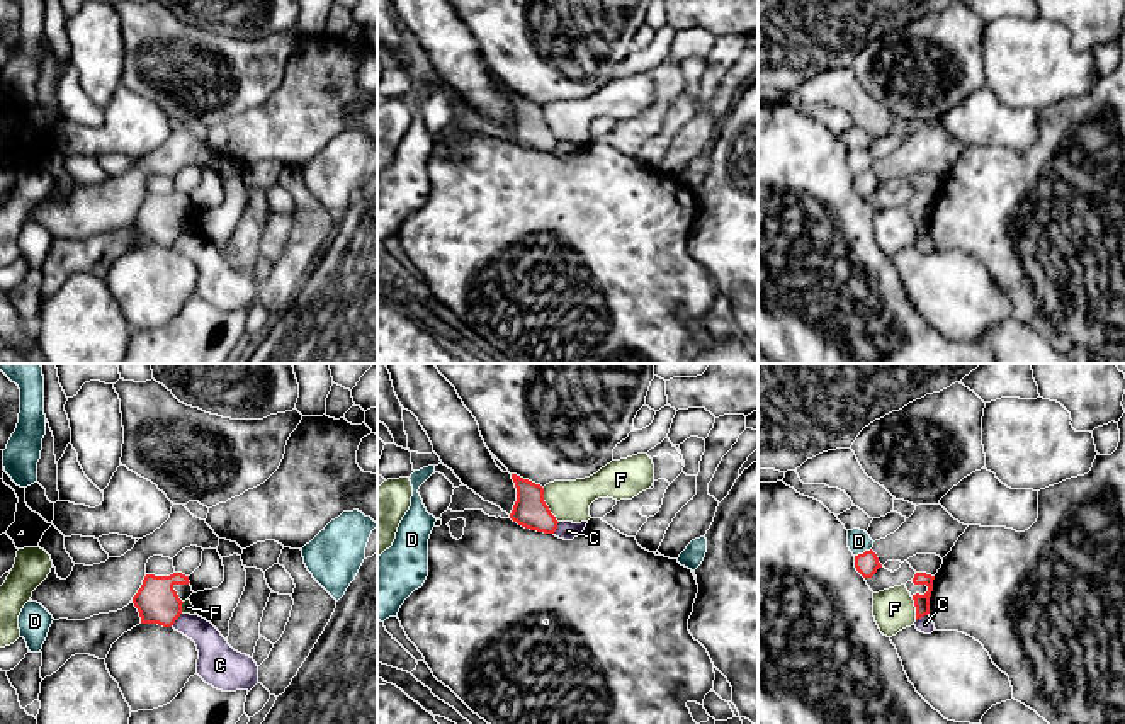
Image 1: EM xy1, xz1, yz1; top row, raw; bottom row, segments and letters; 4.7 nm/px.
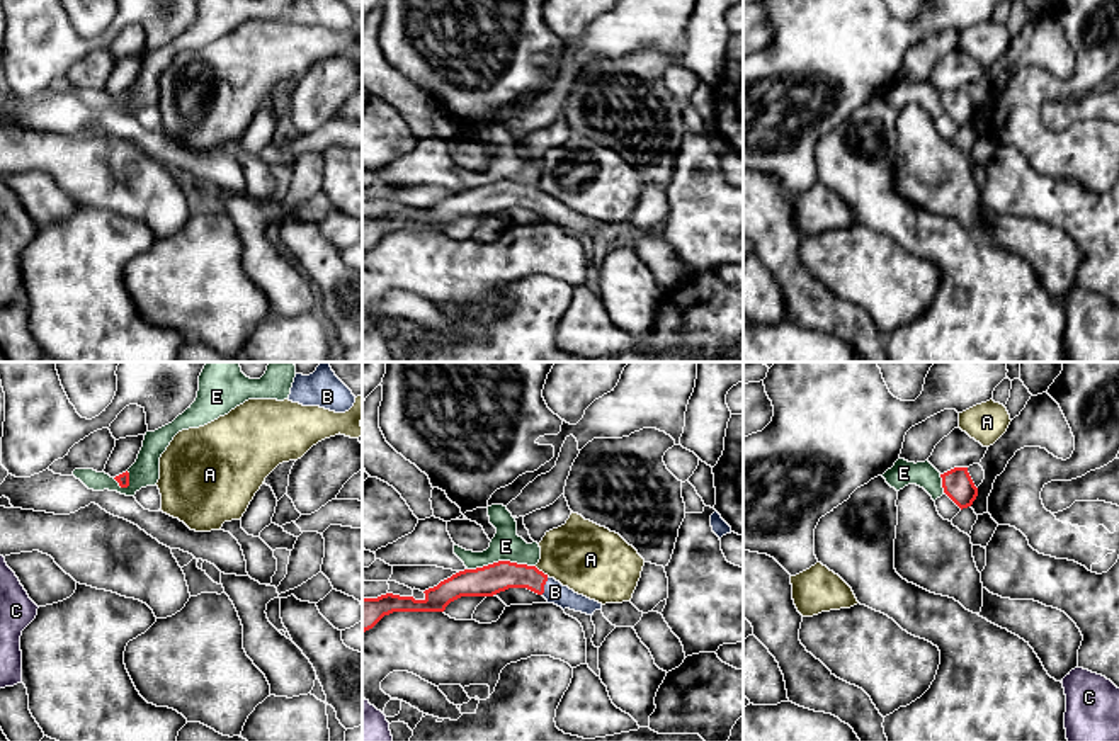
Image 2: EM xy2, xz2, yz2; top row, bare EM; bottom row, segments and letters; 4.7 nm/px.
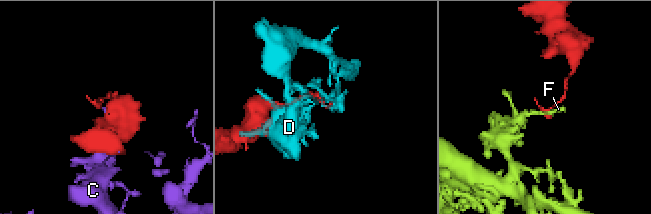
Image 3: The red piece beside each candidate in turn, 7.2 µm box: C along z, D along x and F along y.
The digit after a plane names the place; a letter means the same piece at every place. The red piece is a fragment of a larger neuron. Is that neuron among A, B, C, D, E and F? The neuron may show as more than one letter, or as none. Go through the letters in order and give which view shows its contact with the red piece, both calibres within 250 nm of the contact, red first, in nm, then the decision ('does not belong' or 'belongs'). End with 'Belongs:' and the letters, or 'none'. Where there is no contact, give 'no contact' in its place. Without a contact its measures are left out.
A: xz2 | 140/340 nm | does not belong
B: xz2 | 140/100 nm | belongs
C: xy1 | 200/160 nm | does not belong
D: yz1 | 110/110 nm | does not belong
E: xz2 | 140/140 nm | does not belong
F: xz1 | 160/190 nm | does not belong
Belongs: B

